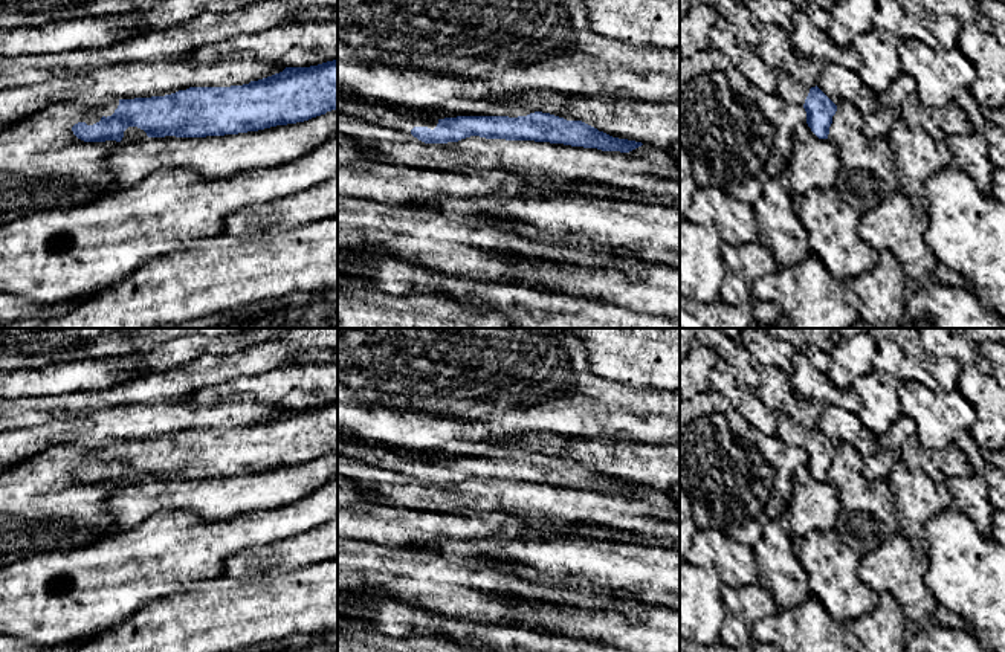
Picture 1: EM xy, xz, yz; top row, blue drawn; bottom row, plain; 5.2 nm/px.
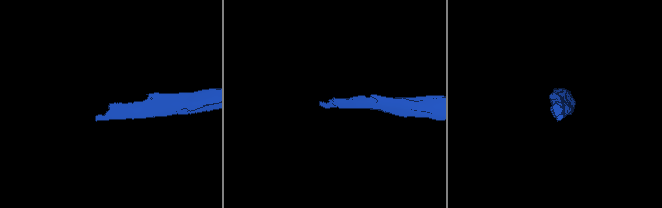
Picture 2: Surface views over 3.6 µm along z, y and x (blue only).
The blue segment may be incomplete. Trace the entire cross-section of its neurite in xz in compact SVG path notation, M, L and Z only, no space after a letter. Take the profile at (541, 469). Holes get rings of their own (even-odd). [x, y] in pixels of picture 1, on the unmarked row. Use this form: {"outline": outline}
{"outline": "M338 432L338 455L376 469L411 475L425 486L458 484L470 478L506 483L535 483L602 493L629 495L641 484L612 479L582 463L535 453L527 458L457 458L438 463L418 460L403 449L374 446L348 432Z"}

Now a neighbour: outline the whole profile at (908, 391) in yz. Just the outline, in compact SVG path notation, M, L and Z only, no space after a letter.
M900 380L895 388L903 414L915 421L916 437L929 452L945 449L976 420L976 411L958 389L935 392L913 380Z

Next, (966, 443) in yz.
M968 431L958 432L955 441L965 453L973 473L984 479L988 489L990 504L994 507L994 510L1005 512L1005 473L985 461L984 450L971 438Z

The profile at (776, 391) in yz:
M777 366L759 368L761 383L755 394L777 414L787 414L802 428L817 428L823 405L802 397L791 383L791 376Z

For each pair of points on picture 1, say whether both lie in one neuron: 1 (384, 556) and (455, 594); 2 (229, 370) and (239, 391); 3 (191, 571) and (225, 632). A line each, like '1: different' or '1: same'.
1: same
2: different
3: different

